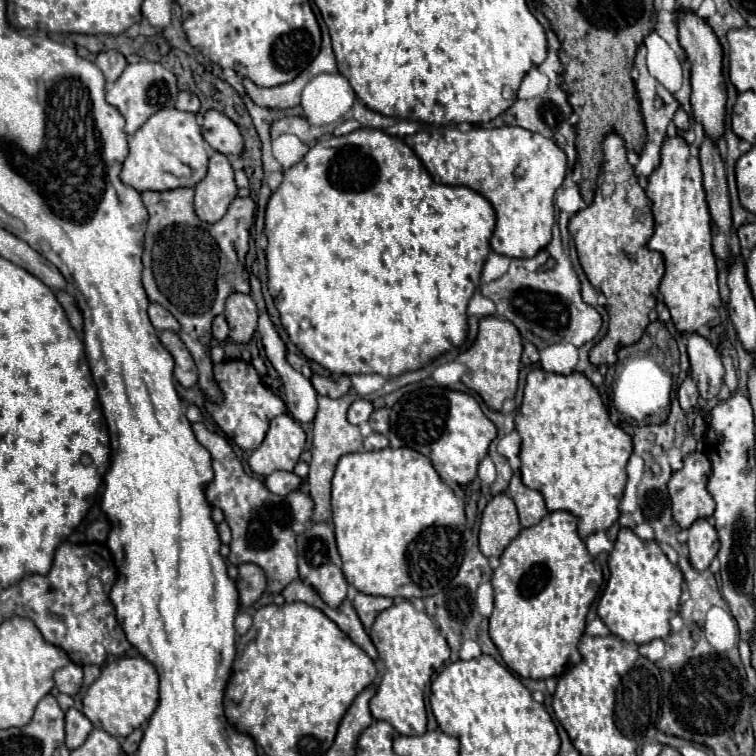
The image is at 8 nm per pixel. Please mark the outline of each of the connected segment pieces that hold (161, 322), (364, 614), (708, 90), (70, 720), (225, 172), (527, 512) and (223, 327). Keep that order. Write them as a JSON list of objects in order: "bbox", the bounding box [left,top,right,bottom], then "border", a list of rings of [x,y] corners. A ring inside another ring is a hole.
[{"bbox":[148,303,180,333],"border":[[[150,303],[148,307],[148,315],[150,315],[150,321],[154,325],[154,329],[160,333],[160,331],[174,331],[178,333],[180,331],[180,323],[174,319],[174,315],[170,315],[170,311],[166,311],[162,305],[158,303]]]},{"bbox":[352,593,394,629],"border":[[[356,593],[352,603],[354,603],[354,609],[360,615],[360,621],[364,623],[364,627],[370,629],[370,625],[376,619],[376,615],[380,611],[388,609],[390,605],[394,605],[394,599],[390,599],[390,597],[374,597],[374,595],[366,595],[366,593]]]},{"bbox":[678,9,726,139],"border":[[[678,9],[678,39],[692,65],[692,79],[690,79],[692,81],[692,113],[704,125],[706,135],[710,135],[712,139],[718,139],[724,131],[724,105],[726,105],[726,85],[722,77],[722,47],[714,31],[710,31],[710,25],[706,23],[706,19],[698,19],[698,15],[690,9]]]},{"bbox":[66,707,92,751],"border":[[[72,707],[66,711],[66,745],[70,751],[80,747],[90,731],[92,731],[92,723],[78,709]]]},{"bbox":[196,153,236,223],"border":[[[214,153],[210,155],[208,173],[206,177],[196,185],[196,215],[202,221],[216,223],[224,217],[230,201],[236,197],[236,183],[234,183],[234,171],[228,163],[226,155]]]},{"bbox":[508,473,548,527],"border":[[[514,473],[512,475],[508,493],[510,493],[512,501],[516,503],[516,509],[518,509],[518,515],[520,515],[520,525],[522,527],[536,525],[548,513],[548,509],[544,505],[544,497],[538,491],[526,487],[520,481],[520,473]]]},{"bbox":[211,315,228,341],"border":[[[218,315],[216,319],[212,322],[211,333],[213,338],[224,341],[228,339],[228,324],[226,319],[224,319],[224,315]]]}]

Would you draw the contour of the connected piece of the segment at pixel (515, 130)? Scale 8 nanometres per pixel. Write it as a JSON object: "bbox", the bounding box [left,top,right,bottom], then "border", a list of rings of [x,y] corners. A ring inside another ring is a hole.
{"bbox":[404,127,566,259],"border":[[[428,127],[424,131],[418,131],[416,135],[406,137],[404,141],[408,147],[414,149],[414,153],[420,157],[436,183],[470,187],[492,203],[496,211],[496,229],[490,239],[490,247],[494,253],[528,259],[550,243],[554,225],[554,193],[566,177],[566,153],[552,139],[546,139],[540,133],[532,133],[524,127],[472,127],[468,131]]]}

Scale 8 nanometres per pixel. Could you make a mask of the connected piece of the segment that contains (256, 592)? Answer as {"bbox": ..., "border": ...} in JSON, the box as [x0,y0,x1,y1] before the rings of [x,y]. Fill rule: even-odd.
{"bbox":[236,563,266,609],"border":[[[252,563],[240,565],[240,577],[236,579],[236,587],[240,593],[240,605],[248,609],[262,597],[266,589],[264,573],[260,571],[258,565],[252,565]]]}

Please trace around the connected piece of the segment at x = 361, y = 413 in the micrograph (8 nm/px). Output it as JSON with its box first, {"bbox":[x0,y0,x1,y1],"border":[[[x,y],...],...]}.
{"bbox":[348,399,374,425],"border":[[[356,399],[356,401],[350,405],[350,409],[348,409],[348,421],[350,421],[352,425],[360,425],[360,423],[368,421],[368,417],[372,415],[372,411],[374,411],[374,407],[372,407],[370,401],[366,401],[366,399]]]}

